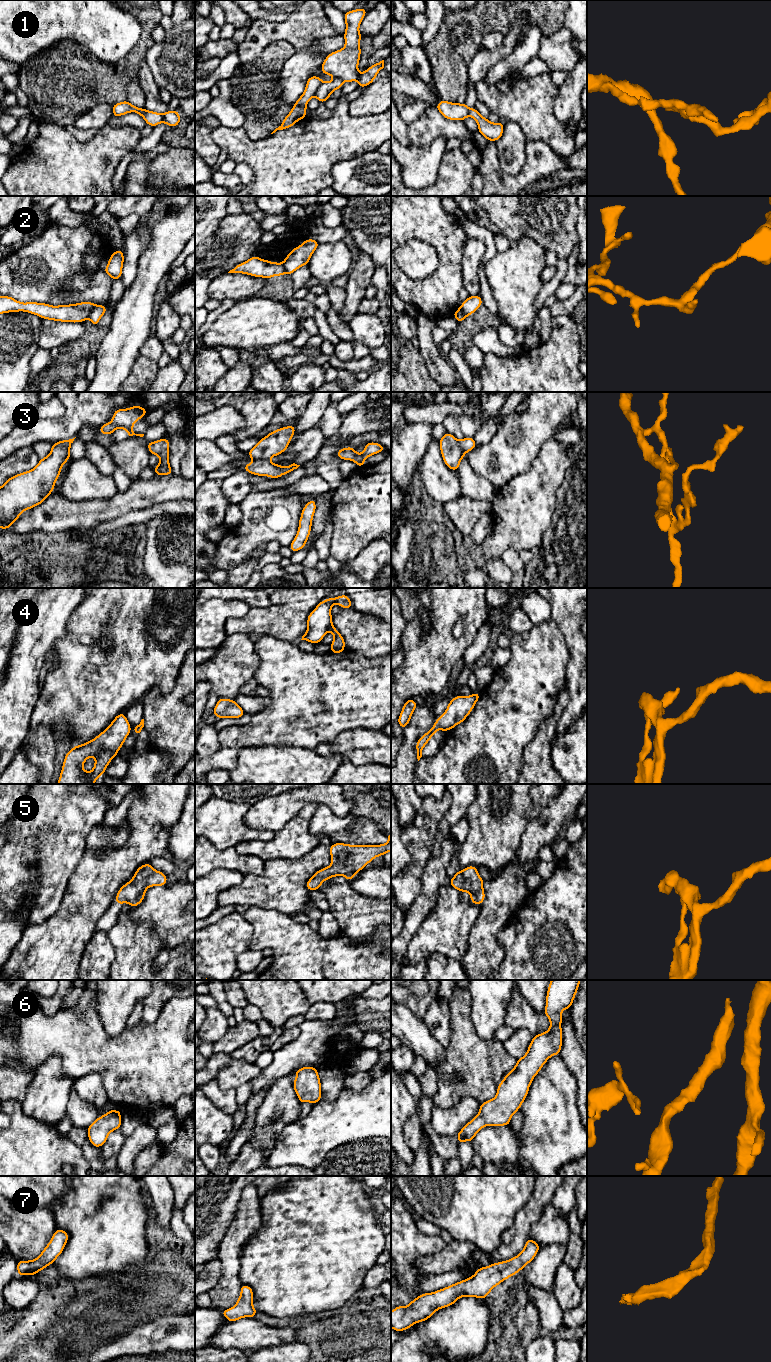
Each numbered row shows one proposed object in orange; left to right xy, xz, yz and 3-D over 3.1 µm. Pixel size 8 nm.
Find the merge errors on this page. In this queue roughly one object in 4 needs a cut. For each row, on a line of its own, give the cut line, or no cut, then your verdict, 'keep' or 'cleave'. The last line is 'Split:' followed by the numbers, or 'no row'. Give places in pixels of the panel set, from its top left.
1: xz (322, 82), (314, 95) | cleave
2: xy (96, 305), (87, 318) | cleave
3: yz (458, 440), (464, 454) | cleave
4: no cut | keep
5: no cut | keep
6: no cut | keep
7: no cut | keep
Split: 1, 2, 3

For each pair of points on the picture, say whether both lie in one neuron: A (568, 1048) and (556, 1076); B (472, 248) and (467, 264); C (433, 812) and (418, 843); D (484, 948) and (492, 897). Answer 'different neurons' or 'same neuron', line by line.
A: different neurons
B: same neuron
C: same neuron
D: same neuron

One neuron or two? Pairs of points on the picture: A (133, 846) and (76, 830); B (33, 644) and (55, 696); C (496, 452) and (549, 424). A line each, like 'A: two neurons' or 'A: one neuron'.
A: two neurons
B: two neurons
C: one neuron

